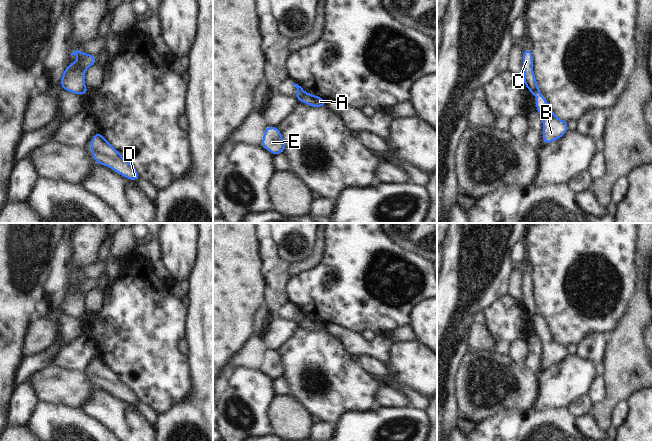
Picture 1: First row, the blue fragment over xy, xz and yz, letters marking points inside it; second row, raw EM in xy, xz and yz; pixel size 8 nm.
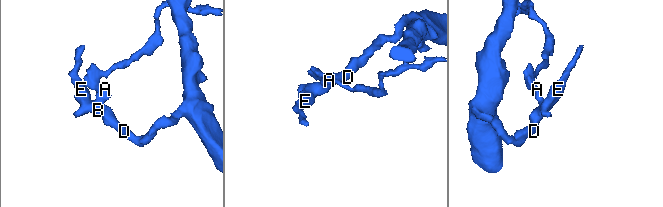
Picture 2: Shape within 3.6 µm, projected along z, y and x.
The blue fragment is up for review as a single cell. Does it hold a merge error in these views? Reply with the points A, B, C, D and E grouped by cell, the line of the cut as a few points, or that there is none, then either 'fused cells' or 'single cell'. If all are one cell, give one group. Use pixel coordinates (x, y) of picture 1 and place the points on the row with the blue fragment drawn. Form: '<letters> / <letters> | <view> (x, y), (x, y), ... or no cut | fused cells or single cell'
A B D E / C | xz (306, 93), (299, 100) | fused cells

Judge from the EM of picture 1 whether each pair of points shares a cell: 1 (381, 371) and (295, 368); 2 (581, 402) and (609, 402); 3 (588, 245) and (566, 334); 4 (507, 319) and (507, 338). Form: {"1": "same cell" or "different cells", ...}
{"1": "different cells", "2": "different cells", "3": "same cell", "4": "same cell"}

